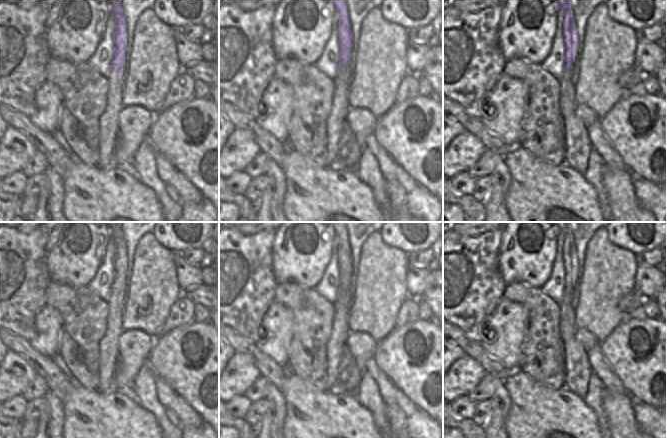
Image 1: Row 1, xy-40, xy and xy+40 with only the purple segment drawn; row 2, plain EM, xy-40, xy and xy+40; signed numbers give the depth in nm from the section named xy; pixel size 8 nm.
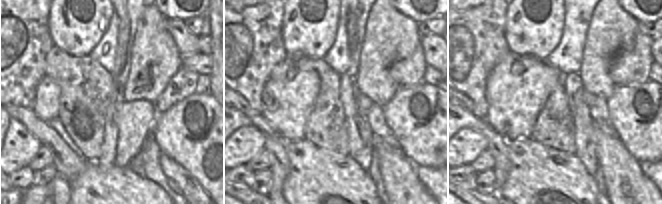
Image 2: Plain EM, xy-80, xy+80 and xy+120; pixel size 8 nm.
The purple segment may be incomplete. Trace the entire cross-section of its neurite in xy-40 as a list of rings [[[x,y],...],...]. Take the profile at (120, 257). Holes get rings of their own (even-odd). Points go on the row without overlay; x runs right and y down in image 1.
[[[116,226],[111,230],[111,239],[117,244],[113,256],[113,282],[111,296],[107,302],[109,314],[107,328],[99,342],[99,392],[108,393],[113,388],[113,376],[117,364],[119,338],[123,332],[121,318],[123,316],[123,295],[127,276],[127,246],[123,238],[123,230]]]

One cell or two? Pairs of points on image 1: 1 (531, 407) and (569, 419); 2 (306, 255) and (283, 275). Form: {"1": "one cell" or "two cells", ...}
{"1": "one cell", "2": "one cell"}

